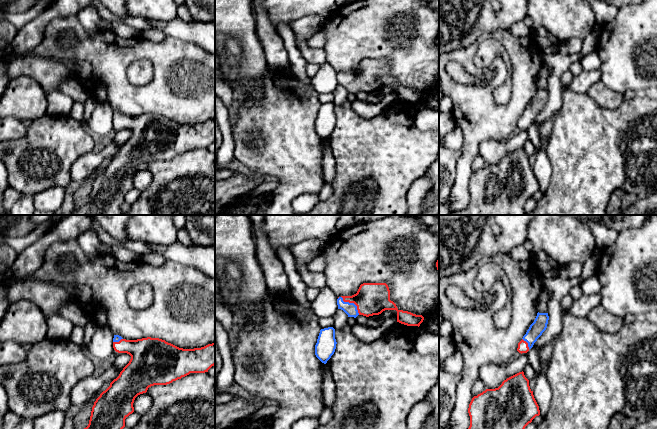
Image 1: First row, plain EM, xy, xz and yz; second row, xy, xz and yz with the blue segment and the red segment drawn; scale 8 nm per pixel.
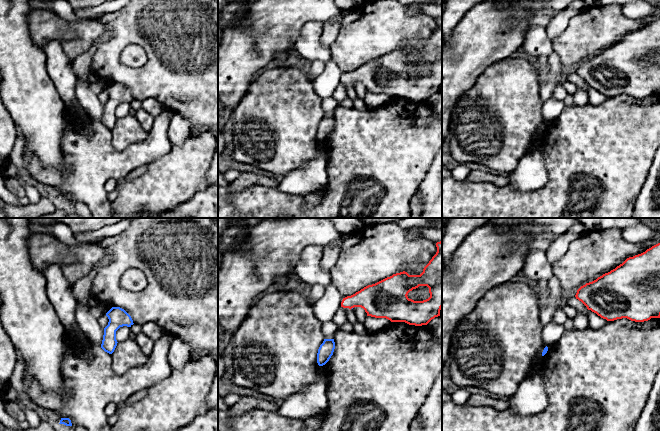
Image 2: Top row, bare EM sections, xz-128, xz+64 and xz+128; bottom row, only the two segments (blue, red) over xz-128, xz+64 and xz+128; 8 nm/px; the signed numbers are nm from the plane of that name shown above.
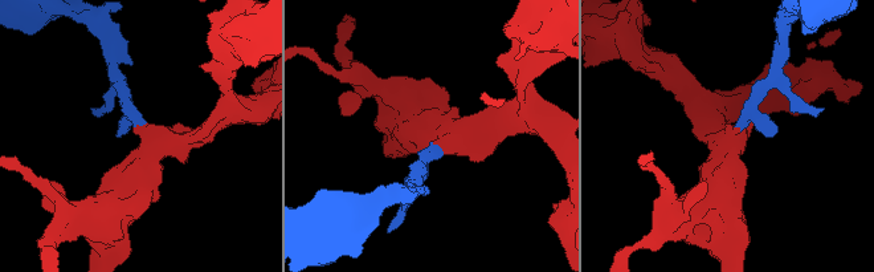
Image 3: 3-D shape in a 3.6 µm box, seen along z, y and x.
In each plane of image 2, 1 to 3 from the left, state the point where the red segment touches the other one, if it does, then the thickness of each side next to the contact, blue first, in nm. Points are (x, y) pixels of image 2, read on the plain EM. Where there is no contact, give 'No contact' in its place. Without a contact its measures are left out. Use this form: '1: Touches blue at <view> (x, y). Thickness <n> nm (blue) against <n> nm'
1: No contact
2: No contact
3: No contact

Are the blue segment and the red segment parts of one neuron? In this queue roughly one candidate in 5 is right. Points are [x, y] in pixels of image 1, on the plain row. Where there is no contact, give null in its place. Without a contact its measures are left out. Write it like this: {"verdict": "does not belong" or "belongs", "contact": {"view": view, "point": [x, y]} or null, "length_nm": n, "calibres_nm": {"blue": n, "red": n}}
{"verdict": "belongs", "contact": {"view": "xz", "point": [352, 79]}, "length_nm": 220, "calibres_nm": {"blue": 100, "red": 260}}

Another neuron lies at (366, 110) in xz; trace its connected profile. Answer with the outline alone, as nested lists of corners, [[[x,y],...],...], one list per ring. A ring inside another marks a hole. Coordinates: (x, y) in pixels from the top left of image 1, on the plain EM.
[[[385,95],[382,100],[376,104],[355,100],[351,104],[351,108],[361,117],[371,119],[381,114],[385,109],[389,108],[396,100],[396,95]]]

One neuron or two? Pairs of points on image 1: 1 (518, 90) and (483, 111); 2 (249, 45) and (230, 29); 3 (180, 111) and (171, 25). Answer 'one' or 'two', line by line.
1: one
2: one
3: two

